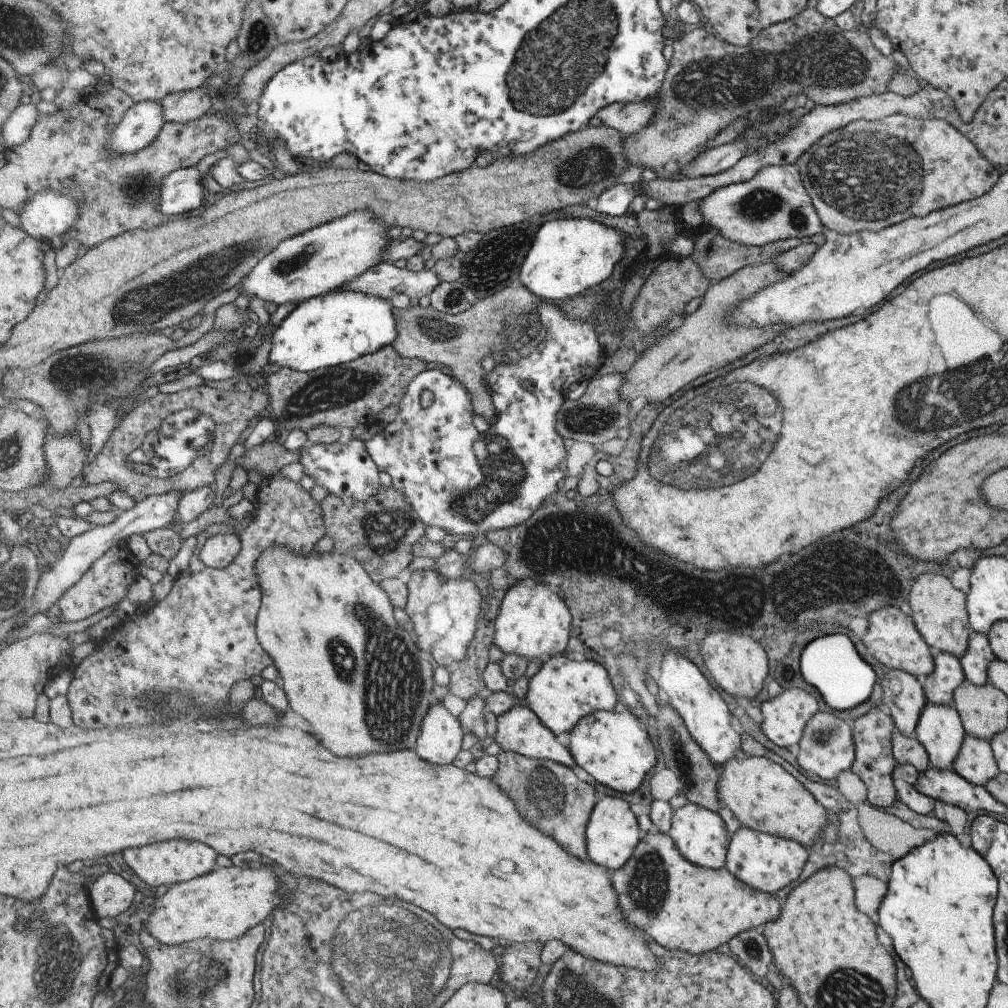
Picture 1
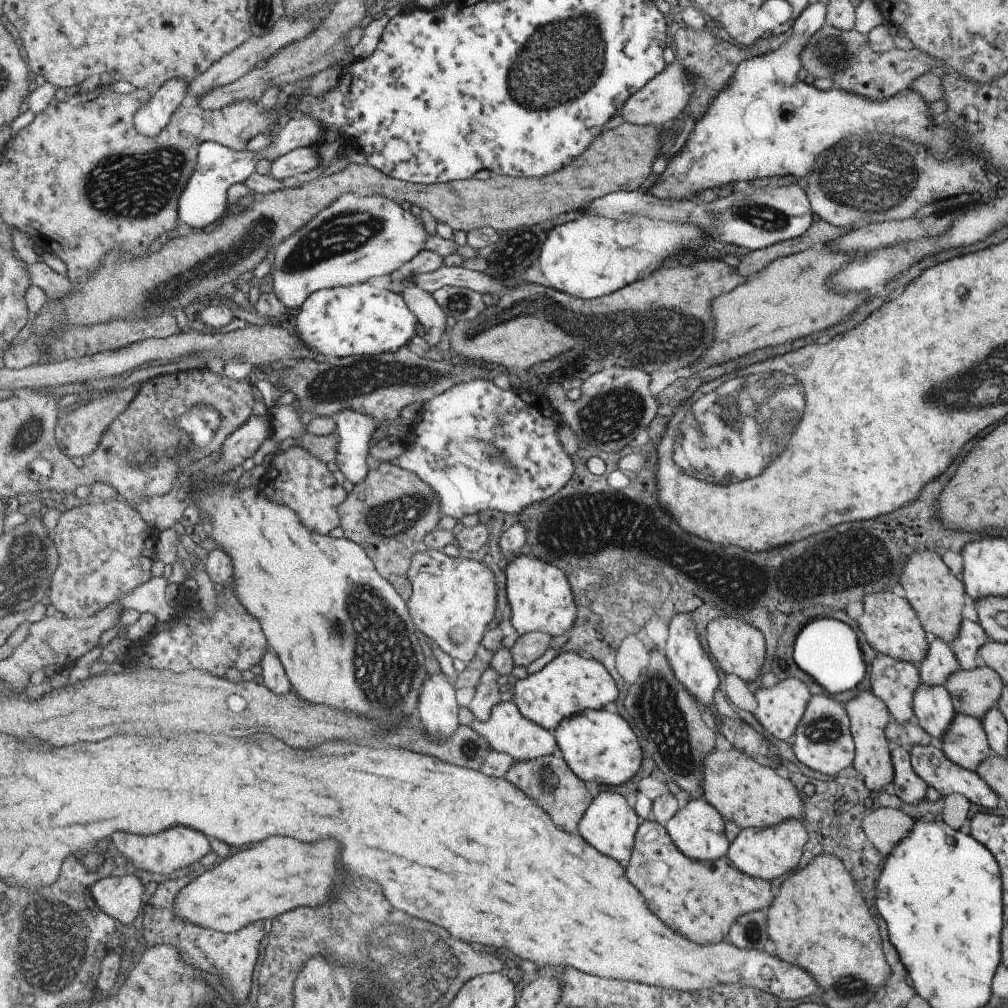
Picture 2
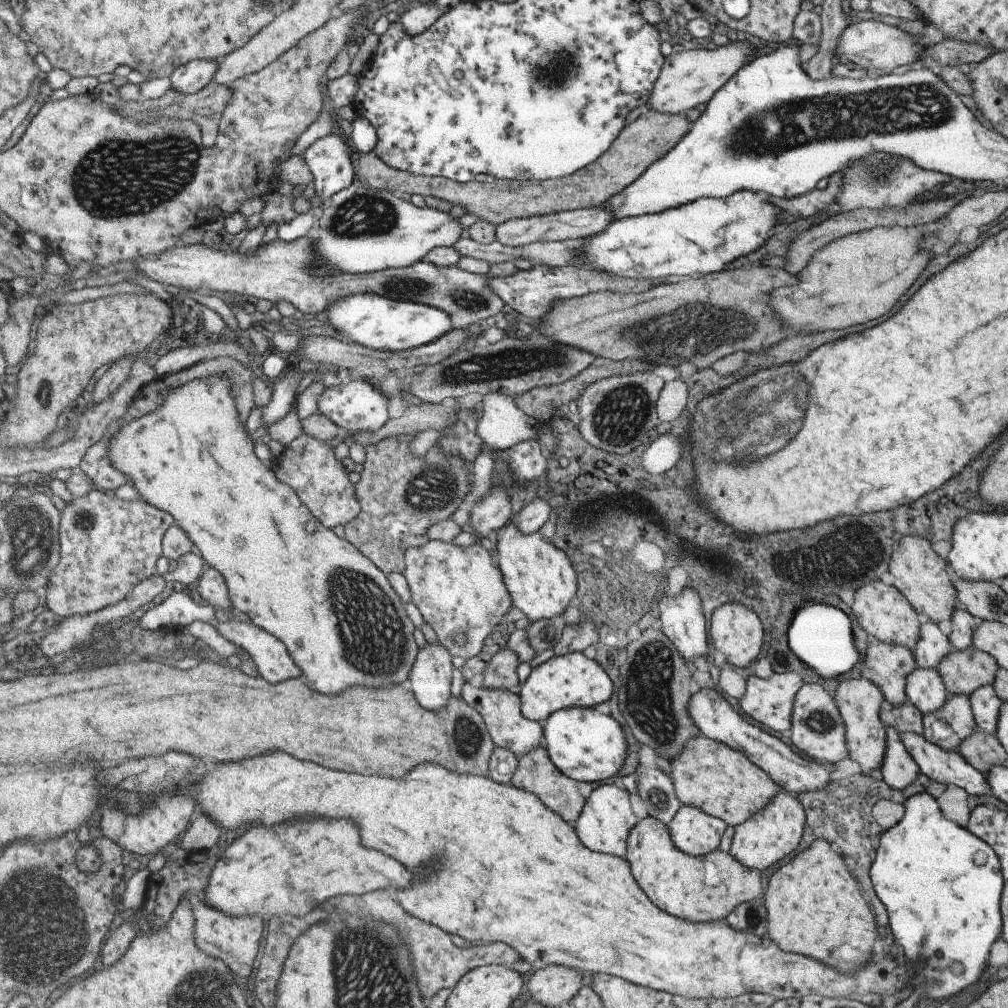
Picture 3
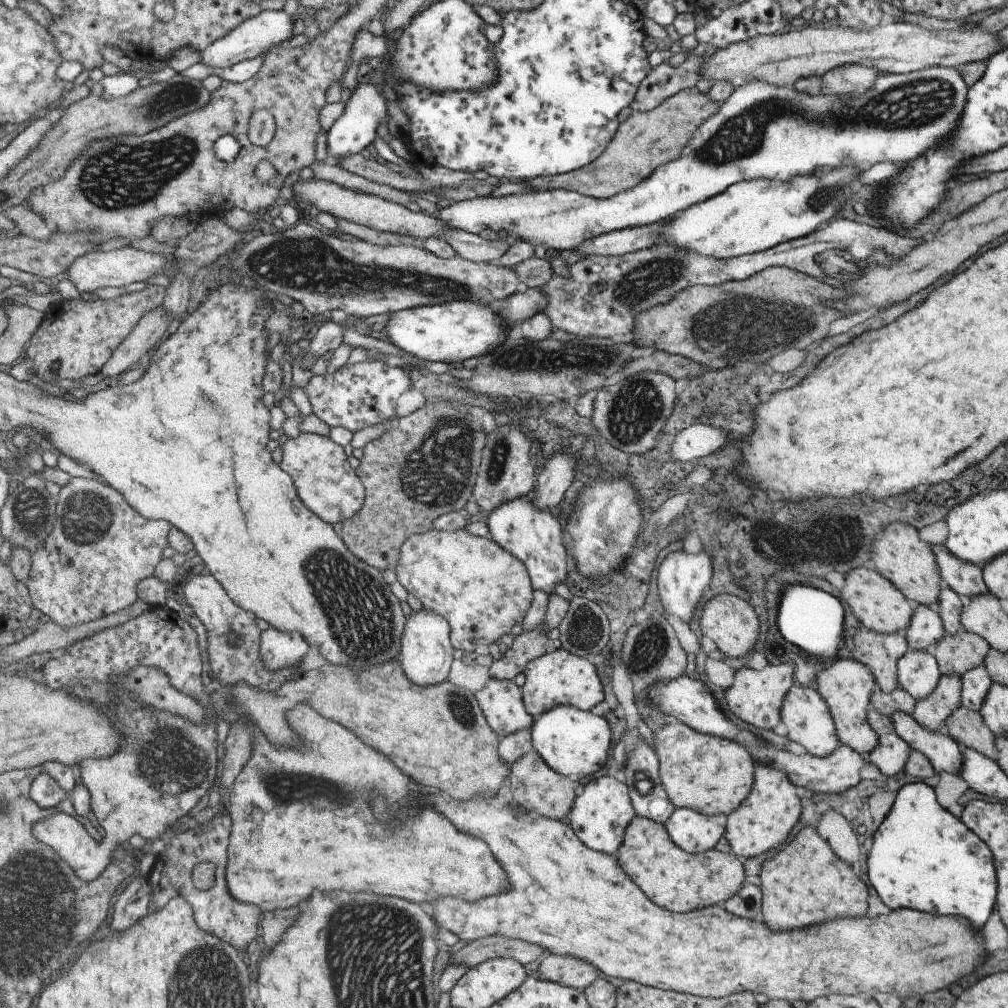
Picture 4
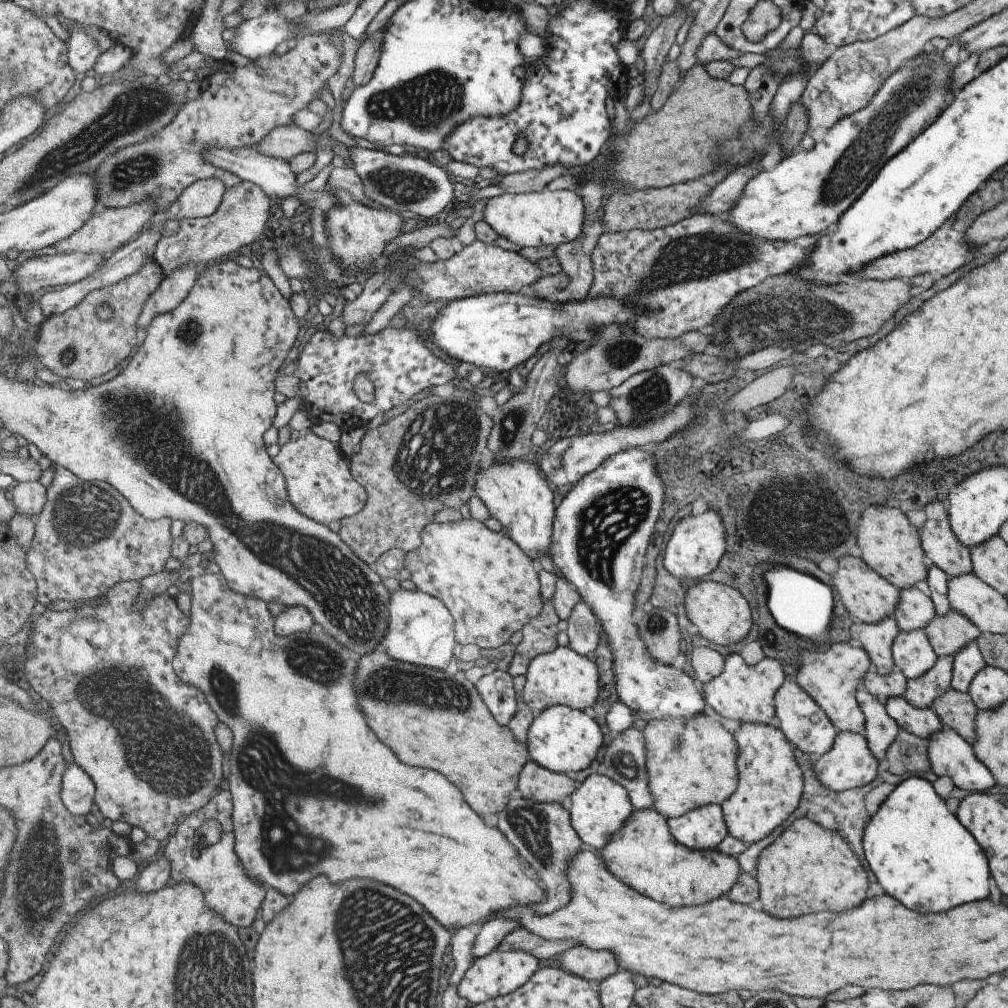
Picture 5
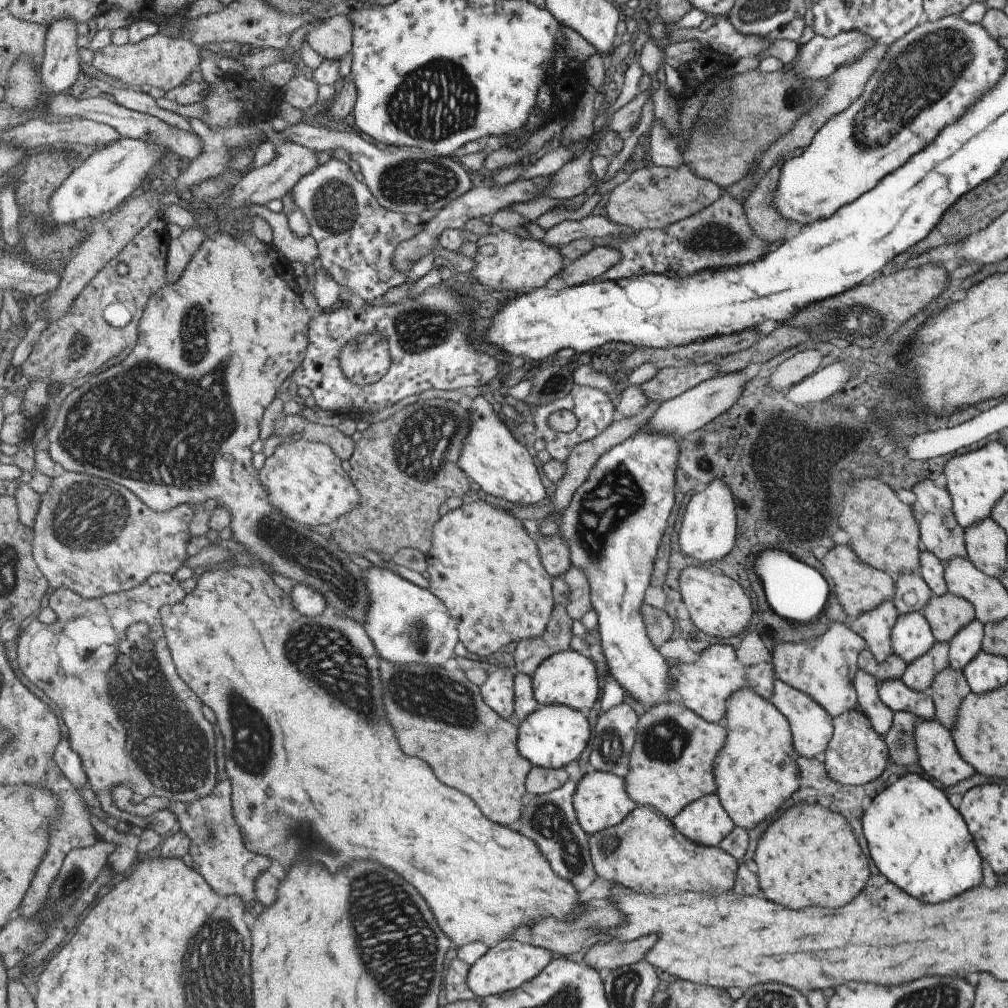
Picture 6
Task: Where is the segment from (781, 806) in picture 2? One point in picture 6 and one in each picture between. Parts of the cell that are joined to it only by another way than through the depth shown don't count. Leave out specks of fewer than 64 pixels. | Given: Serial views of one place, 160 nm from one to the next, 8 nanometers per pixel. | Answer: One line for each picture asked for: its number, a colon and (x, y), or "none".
3: (720, 781)
4: (700, 772)
5: (689, 763)
6: (671, 763)

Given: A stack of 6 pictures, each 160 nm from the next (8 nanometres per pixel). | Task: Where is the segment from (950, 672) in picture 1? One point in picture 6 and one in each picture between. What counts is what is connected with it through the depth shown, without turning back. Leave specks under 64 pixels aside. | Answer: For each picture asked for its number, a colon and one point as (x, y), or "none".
2: (938, 663)
3: (932, 645)
4: (924, 629)
5: (914, 609)
6: (910, 594)

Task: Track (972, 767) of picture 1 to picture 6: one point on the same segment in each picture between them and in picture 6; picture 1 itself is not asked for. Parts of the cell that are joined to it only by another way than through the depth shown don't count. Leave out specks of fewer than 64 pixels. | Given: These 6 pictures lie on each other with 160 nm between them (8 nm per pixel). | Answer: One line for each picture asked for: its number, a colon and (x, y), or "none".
2: (964, 742)
3: (947, 726)
4: (930, 712)
5: (920, 692)
6: (918, 675)

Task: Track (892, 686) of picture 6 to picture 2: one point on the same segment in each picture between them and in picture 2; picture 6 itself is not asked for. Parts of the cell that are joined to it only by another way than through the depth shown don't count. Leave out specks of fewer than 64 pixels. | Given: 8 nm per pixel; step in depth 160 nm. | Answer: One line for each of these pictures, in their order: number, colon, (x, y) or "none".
2: (929, 763)
3: (948, 767)
4: (938, 747)
5: (922, 722)

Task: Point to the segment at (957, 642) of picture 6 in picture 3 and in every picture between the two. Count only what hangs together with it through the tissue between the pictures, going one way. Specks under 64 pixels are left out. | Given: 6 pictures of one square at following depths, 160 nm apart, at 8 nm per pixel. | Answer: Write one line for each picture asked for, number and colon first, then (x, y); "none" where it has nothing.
3: (984, 703)
4: (974, 683)
5: (966, 663)

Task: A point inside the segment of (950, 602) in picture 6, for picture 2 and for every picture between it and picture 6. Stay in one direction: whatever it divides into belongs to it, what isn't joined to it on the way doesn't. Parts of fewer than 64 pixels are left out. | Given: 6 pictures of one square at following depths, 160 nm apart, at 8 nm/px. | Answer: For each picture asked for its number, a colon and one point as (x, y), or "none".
2: (973, 691)
3: (962, 671)
4: (954, 654)
5: (946, 634)

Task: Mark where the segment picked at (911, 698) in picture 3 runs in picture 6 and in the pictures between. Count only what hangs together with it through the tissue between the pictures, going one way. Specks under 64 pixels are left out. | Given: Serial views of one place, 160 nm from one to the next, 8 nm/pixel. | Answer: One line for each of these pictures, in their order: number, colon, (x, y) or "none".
4: (916, 671)
5: (911, 653)
6: (910, 637)

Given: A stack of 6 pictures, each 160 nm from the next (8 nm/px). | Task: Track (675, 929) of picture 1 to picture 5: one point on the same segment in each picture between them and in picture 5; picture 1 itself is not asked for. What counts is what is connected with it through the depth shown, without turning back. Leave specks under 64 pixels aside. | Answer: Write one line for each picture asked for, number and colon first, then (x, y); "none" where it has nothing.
2: (699, 900)
3: (695, 888)
4: (670, 877)
5: (642, 852)

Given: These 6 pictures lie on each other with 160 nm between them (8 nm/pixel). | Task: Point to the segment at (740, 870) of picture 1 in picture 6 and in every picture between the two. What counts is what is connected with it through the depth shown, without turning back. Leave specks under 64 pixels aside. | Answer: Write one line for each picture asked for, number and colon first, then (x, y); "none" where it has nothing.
2: (766, 852)
3: (772, 832)
4: (762, 820)
5: (769, 783)
6: (756, 770)

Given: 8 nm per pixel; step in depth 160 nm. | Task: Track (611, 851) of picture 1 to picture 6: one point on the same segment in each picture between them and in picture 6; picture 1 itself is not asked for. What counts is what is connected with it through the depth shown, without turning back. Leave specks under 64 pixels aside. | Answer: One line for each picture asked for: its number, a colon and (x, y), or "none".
2: (608, 825)
3: (603, 825)
4: (601, 812)
5: (600, 806)
6: (601, 800)

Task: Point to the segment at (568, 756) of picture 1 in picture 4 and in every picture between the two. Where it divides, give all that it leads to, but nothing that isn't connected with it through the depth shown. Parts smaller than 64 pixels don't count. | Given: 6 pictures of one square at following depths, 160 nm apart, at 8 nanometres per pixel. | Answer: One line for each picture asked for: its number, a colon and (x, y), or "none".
2: (508, 729)
3: (502, 710)
4: (502, 700)

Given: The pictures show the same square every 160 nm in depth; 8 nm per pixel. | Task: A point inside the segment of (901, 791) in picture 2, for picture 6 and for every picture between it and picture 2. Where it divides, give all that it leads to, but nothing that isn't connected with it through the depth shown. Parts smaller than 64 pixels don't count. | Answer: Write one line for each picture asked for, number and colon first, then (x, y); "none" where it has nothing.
3: (897, 769)
4: (888, 756)
5: (880, 730)
6: (880, 718)

